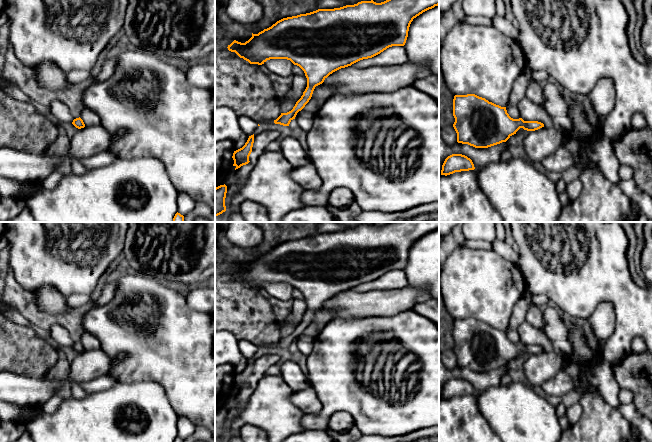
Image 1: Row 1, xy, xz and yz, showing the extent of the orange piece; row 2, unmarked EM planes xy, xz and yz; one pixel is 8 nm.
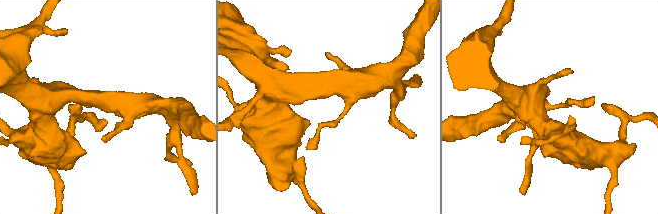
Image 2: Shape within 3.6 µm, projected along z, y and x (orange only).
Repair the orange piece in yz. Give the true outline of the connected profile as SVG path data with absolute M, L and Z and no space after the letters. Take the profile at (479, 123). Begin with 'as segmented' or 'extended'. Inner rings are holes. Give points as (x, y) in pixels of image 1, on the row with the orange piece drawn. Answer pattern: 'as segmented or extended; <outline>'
as segmented; M475 94L455 95L453 116L457 142L475 148L488 148L506 142L520 128L535 131L544 127L538 121L513 119L507 113L506 107Z

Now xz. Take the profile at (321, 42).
as segmented; M386 0L381 3L361 1L334 9L316 11L283 18L264 29L245 43L234 40L228 50L235 52L250 64L262 65L270 59L287 59L299 66L307 78L307 87L293 109L274 120L275 124L289 126L312 97L316 86L333 72L372 58L389 47L404 46L414 18L439 5L439 0Z

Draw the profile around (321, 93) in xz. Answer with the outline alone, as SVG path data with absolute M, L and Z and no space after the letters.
M324 83L315 87L312 97L309 100L309 112L314 113L314 111L321 106L331 94L331 87L325 85Z

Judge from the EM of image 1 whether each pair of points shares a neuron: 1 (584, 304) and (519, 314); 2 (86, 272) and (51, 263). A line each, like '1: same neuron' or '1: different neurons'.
1: different neurons
2: same neuron

